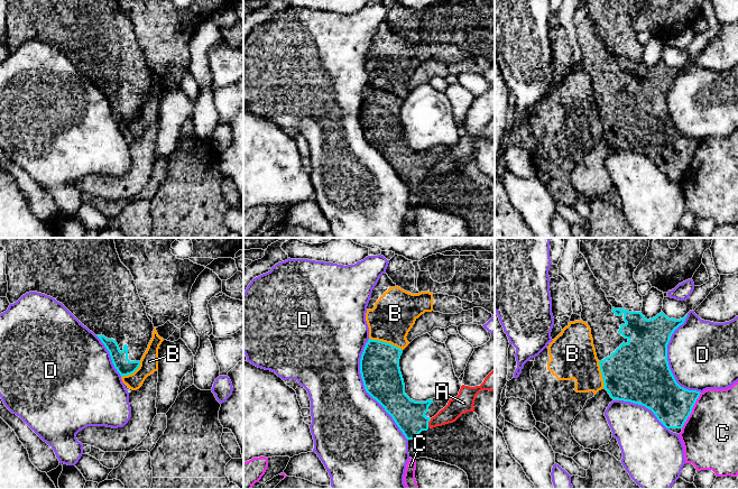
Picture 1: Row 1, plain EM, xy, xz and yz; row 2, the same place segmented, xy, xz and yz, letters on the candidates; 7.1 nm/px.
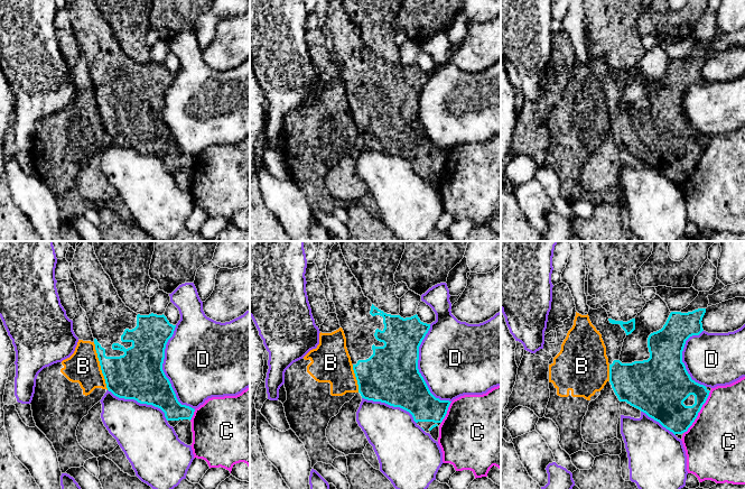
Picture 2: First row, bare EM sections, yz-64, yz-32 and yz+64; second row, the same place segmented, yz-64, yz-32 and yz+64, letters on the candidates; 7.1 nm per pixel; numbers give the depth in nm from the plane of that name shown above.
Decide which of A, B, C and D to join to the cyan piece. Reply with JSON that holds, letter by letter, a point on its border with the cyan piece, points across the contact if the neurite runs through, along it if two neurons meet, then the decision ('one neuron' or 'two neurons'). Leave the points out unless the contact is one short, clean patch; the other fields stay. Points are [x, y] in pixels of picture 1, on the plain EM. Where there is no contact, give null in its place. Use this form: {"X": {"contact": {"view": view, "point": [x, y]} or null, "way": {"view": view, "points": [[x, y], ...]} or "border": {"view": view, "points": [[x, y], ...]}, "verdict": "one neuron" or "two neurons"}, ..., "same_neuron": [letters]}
{"A": {"contact": {"view": "xz", "point": [427, 172]}, "verdict": "two neurons"}, "B": {"contact": {"view": "xz", "point": [385, 91]}, "border": {"view": "xz", "points": [[369, 86], [389, 91], [402, 99]]}, "verdict": "two neurons"}, "C": {"contact": {"view": "yz", "point": [691, 159]}, "border": {"view": "yz", "points": [[701, 141], [692, 160], [681, 176]]}, "verdict": "two neurons"}, "D": {"contact": {"view": "xz", "point": [365, 137]}, "verdict": "two neurons"}, "same_neuron": []}

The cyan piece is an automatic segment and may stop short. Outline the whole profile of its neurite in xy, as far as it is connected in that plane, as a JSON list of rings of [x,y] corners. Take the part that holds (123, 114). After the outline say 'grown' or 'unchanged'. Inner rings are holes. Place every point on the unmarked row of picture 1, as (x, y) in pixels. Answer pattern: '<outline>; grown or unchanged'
[[[7,0],[6,24],[10,53],[29,40],[50,45],[101,89],[121,126],[139,117],[155,76],[117,0]]]; grown

